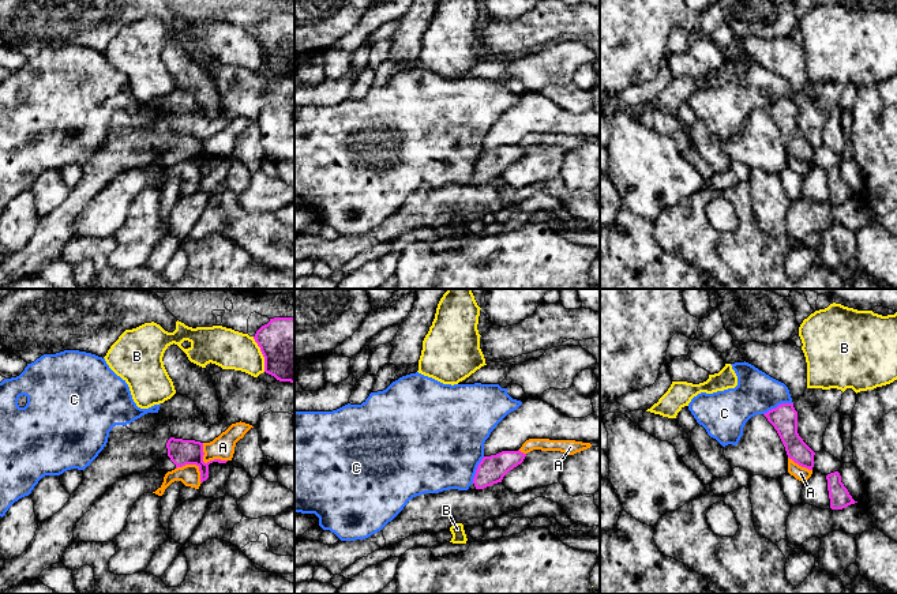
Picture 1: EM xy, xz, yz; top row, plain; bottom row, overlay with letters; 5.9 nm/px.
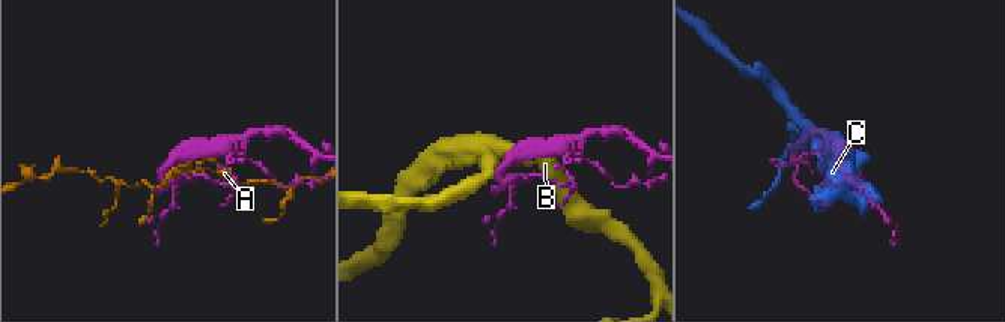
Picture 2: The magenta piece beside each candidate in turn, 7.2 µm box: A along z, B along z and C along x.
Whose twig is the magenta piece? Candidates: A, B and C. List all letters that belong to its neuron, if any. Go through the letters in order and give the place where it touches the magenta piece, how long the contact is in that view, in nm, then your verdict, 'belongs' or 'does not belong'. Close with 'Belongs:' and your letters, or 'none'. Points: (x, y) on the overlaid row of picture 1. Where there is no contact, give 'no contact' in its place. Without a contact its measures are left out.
A: xy (207, 462) | 190 nm | does not belong
B: xy (262, 353) | 220 nm | does not belong
C: yz (779, 405) | 190 nm | does not belong
Belongs: none

